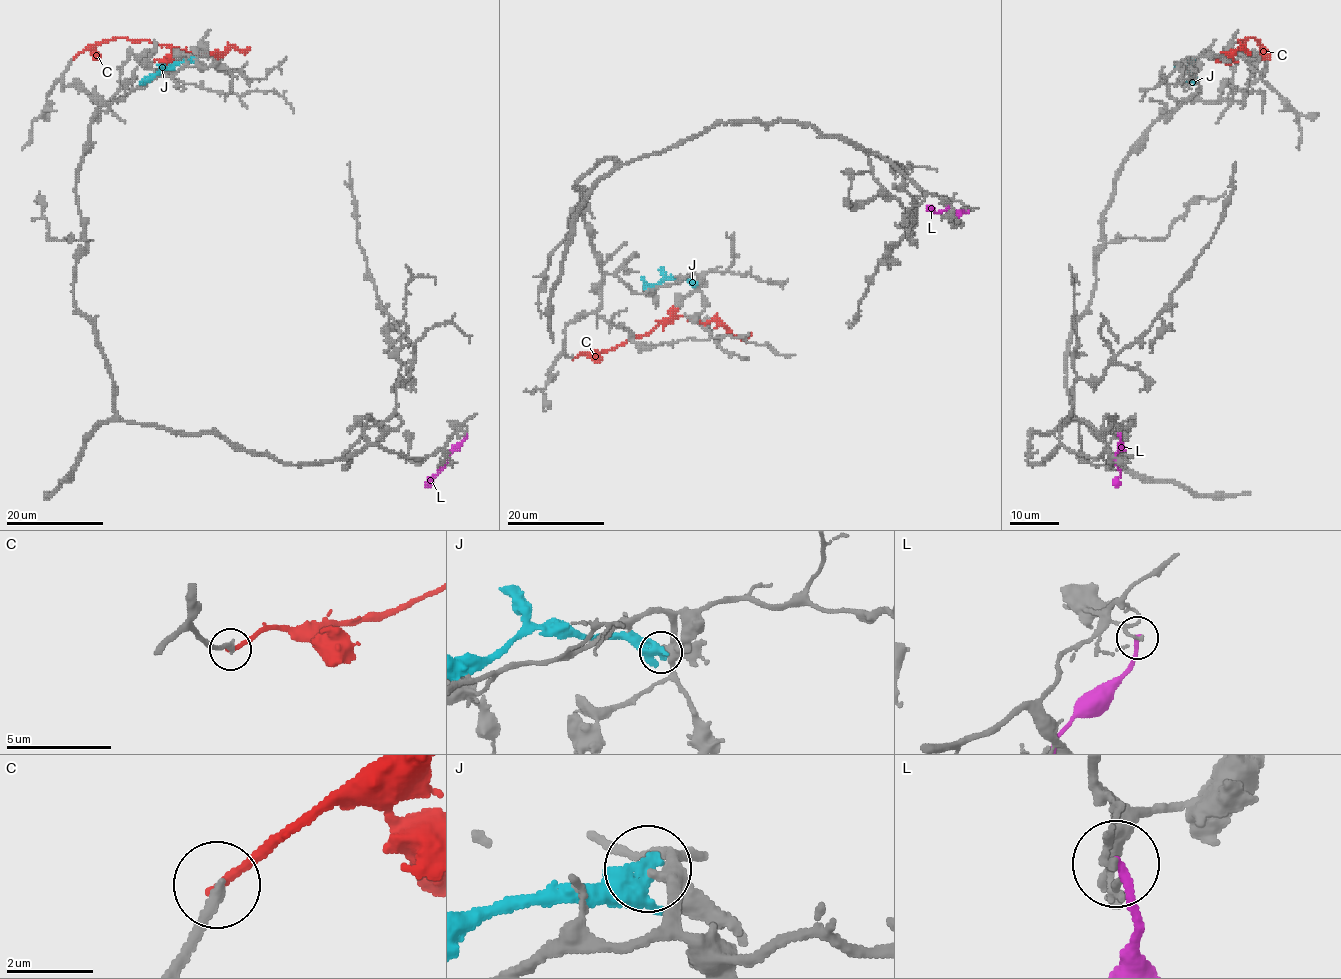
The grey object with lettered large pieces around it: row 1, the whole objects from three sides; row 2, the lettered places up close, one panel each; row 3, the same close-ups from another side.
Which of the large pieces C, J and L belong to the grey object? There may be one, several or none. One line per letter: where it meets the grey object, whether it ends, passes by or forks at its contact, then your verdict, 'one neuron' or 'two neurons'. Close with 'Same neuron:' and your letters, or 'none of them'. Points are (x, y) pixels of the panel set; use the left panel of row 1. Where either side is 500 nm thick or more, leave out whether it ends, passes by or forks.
C: meets grey at (71, 59); it ends there; two neurons
J: meets grey at (194, 58); two neurons
L: meets grey at (466, 433); it ends there; two neurons
Same neuron: none of them

